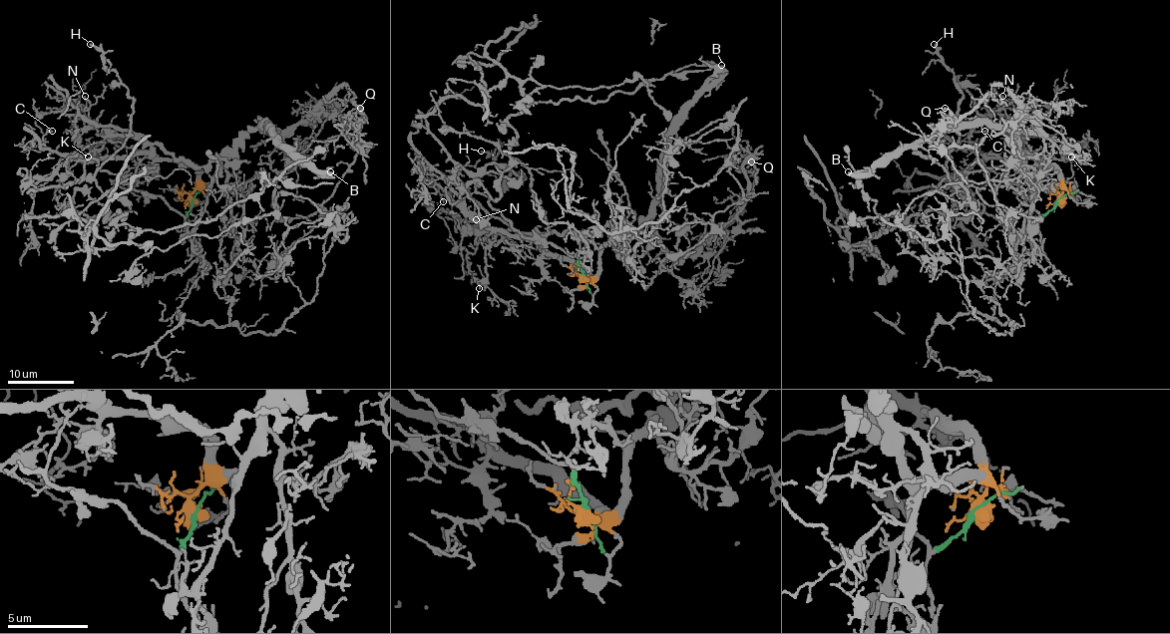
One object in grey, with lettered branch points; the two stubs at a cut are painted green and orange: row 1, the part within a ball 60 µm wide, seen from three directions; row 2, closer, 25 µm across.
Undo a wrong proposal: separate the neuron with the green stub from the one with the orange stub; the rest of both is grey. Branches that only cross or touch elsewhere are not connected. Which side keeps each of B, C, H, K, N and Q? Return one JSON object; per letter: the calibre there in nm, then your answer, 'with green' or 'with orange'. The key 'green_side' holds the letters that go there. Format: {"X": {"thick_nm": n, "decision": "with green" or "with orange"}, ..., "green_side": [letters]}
{"B": {"thick_nm": 500, "decision": "with orange"}, "C": {"thick_nm": 110, "decision": "with orange"}, "H": {"thick_nm": 170, "decision": "with green"}, "K": {"thick_nm": 120, "decision": "with orange"}, "N": {"thick_nm": 120, "decision": "with orange"}, "Q": {"thick_nm": 120, "decision": "with orange"}, "green_side": ["H"]}

